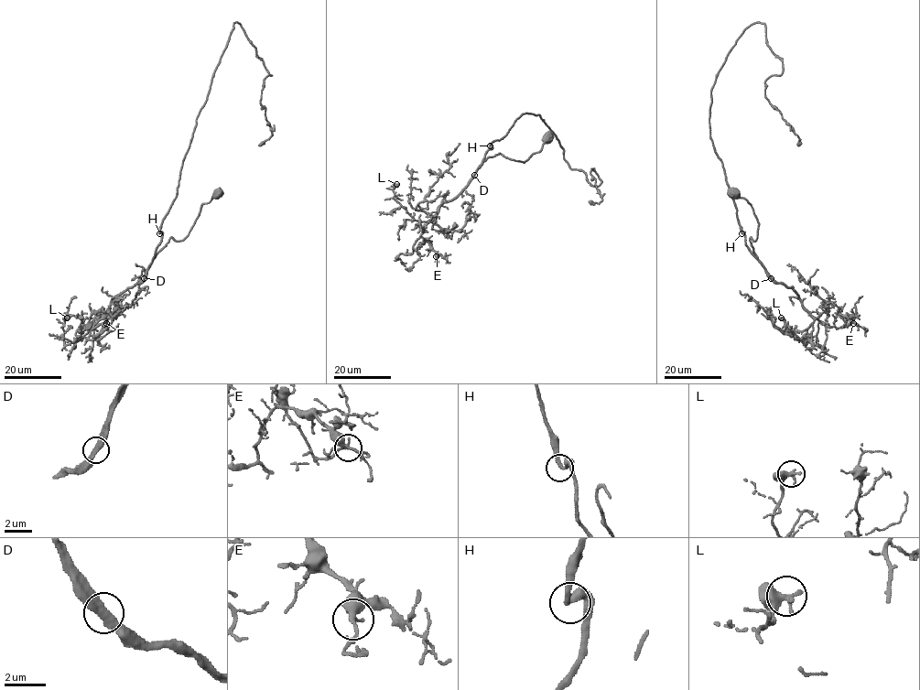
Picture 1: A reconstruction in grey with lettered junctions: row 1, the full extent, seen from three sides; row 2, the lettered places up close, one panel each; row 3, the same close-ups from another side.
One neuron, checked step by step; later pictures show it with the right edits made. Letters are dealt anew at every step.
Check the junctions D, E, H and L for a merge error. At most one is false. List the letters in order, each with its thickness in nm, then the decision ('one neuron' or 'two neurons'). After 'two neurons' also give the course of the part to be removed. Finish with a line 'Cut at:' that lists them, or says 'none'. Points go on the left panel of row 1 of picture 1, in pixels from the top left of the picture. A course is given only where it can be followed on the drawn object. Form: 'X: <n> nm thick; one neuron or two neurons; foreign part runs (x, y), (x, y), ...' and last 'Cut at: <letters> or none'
D: 360 nm thick; one neuron
E: 360 nm thick; one neuron
H: 320 nm thick; one neuron
L: 440 nm thick; one neuron
Cut at: none

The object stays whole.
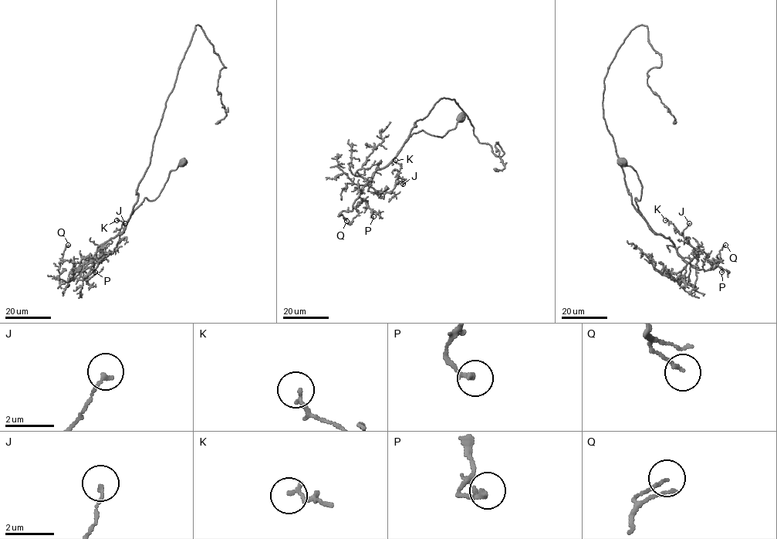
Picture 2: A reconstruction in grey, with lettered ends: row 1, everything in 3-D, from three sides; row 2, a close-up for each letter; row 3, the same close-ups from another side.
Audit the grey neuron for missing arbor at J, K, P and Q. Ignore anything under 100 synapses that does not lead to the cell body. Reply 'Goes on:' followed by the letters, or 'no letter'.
Goes on: no letter

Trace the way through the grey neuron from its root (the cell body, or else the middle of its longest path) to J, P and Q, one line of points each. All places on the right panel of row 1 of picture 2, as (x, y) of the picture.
J: (610, 134), (631, 203), (647, 225), (667, 238), (687, 262), (697, 253), (684, 236), (684, 229), (689, 223)
P: (610, 134), (631, 203), (647, 225), (667, 238), (692, 266), (701, 269), (704, 262), (709, 259), (721, 272)
Q: (610, 134), (631, 203), (655, 232), (667, 238), (677, 252), (697, 269), (710, 269), (725, 245)

